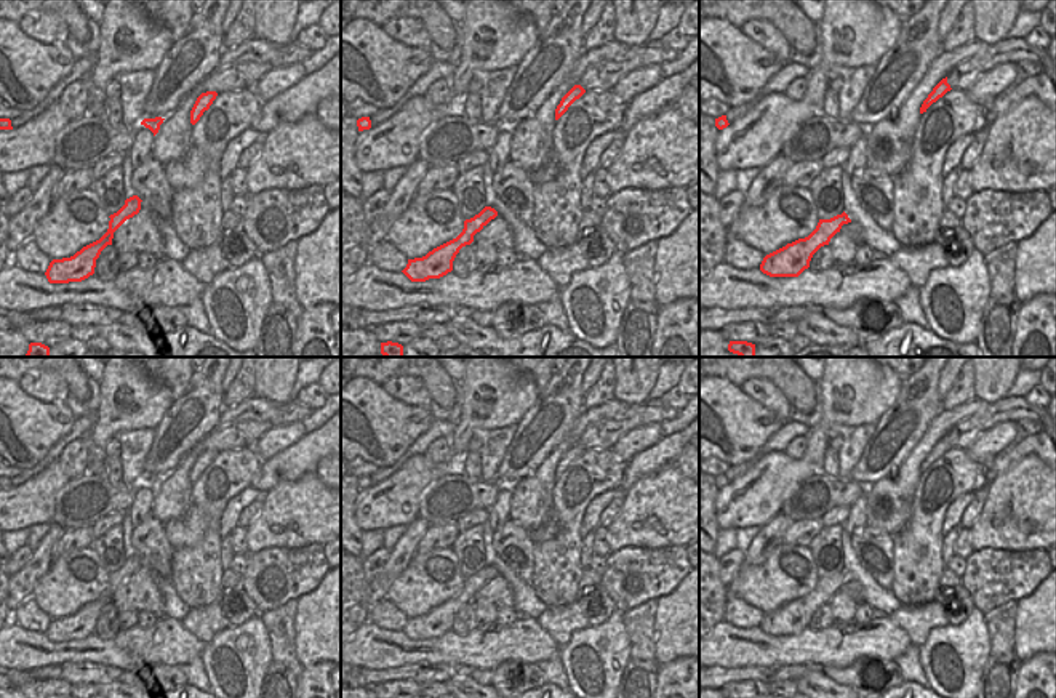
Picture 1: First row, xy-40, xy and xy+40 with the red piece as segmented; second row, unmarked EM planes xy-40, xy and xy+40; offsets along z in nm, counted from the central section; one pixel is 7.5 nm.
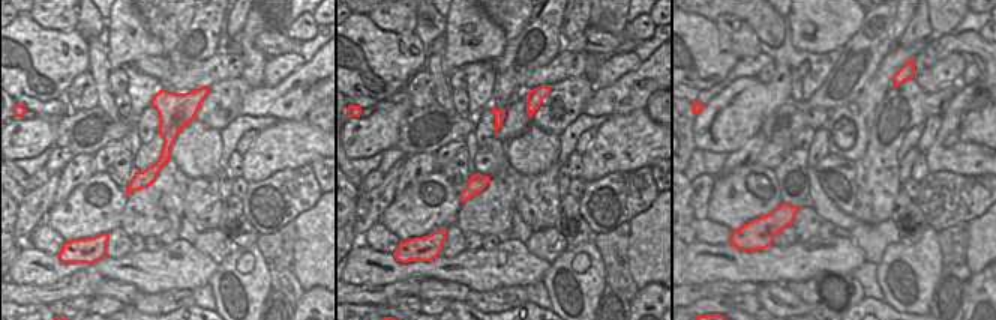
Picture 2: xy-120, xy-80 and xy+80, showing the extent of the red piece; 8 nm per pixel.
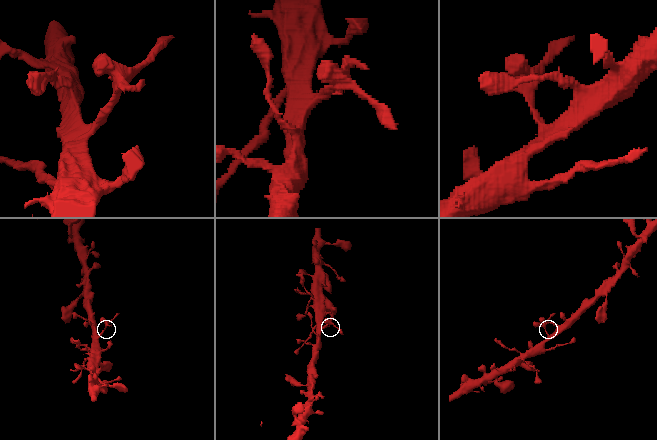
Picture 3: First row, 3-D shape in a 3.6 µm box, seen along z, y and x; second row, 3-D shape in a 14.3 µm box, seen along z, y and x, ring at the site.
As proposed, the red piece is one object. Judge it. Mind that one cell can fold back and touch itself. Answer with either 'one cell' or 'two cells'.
two cells

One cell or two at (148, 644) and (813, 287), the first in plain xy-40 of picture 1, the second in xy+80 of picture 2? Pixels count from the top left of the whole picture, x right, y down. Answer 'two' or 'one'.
two

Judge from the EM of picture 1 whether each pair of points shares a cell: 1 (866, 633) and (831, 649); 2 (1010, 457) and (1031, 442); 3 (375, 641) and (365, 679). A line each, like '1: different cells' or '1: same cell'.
1: same cell
2: same cell
3: different cells

